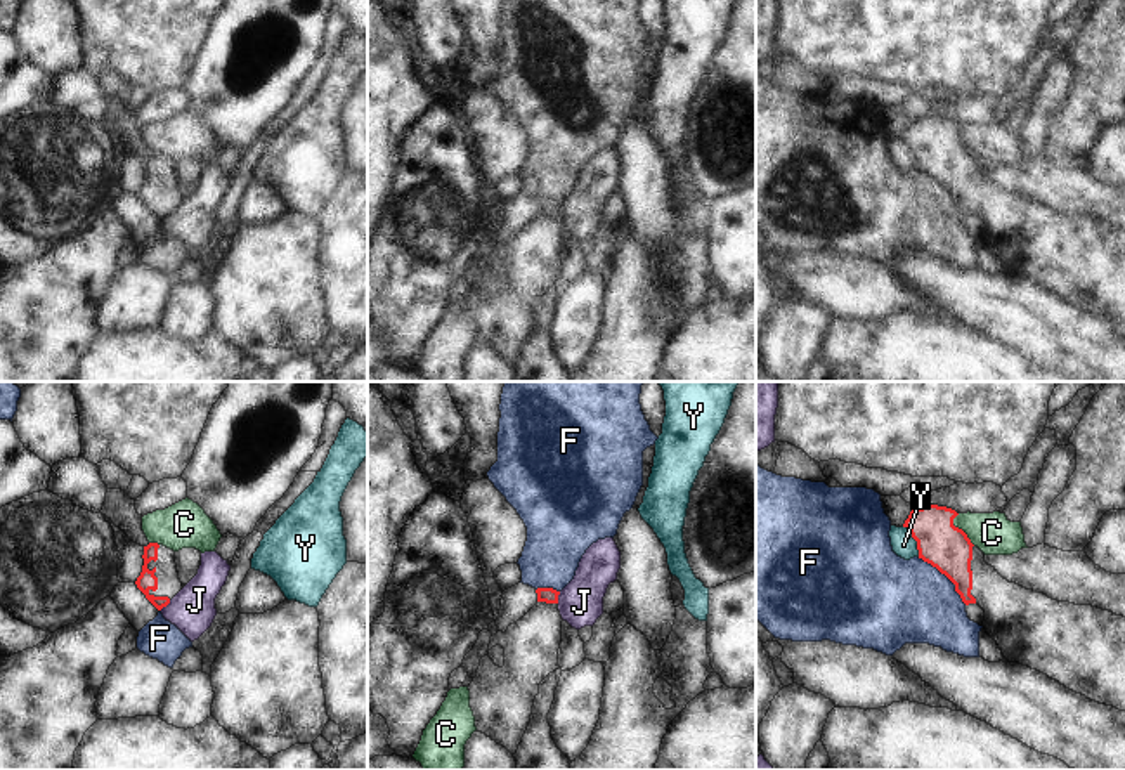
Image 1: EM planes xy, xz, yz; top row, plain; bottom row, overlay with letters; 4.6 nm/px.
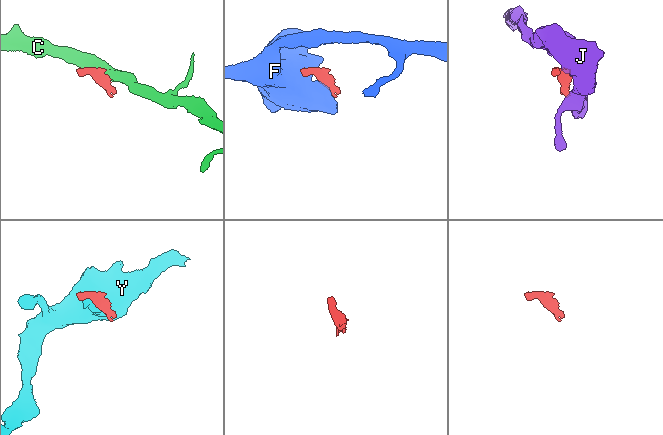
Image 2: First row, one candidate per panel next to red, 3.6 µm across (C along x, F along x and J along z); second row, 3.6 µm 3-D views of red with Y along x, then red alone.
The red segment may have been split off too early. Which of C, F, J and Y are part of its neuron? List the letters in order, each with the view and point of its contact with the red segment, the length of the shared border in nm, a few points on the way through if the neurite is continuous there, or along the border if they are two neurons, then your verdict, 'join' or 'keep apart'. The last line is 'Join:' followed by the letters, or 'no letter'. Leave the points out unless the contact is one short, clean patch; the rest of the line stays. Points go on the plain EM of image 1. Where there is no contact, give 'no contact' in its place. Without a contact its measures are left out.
C: yz (961, 141) | 170 nm | along yz (957, 125), (954, 136), (975, 156) | keep apart
F: yz (945, 186) | 320 nm | keep apart
J: xy (165, 217) | 70 nm | along xy (170, 212), (160, 221) | keep apart
Y: yz (914, 150) | 170 nm | along yz (902, 137), (916, 153), (919, 167) | keep apart
Join: no letter

